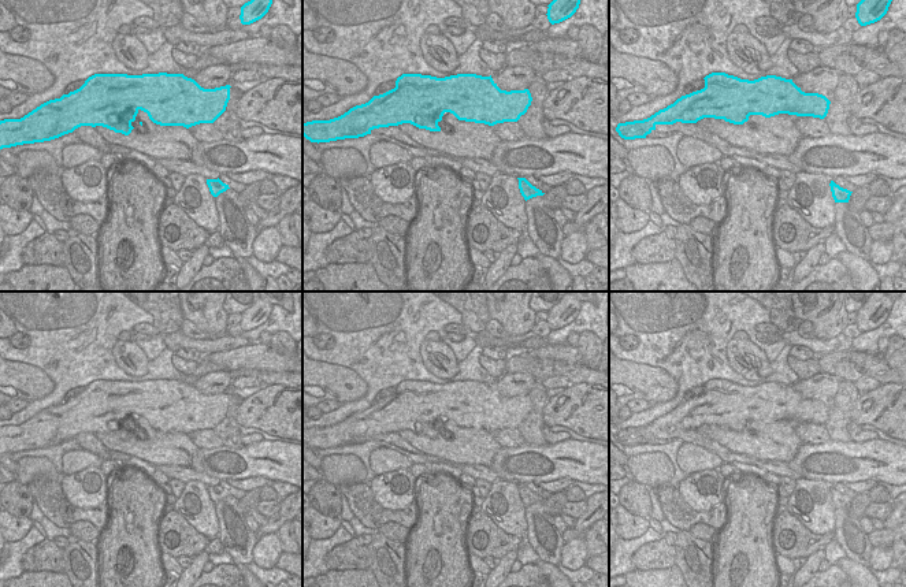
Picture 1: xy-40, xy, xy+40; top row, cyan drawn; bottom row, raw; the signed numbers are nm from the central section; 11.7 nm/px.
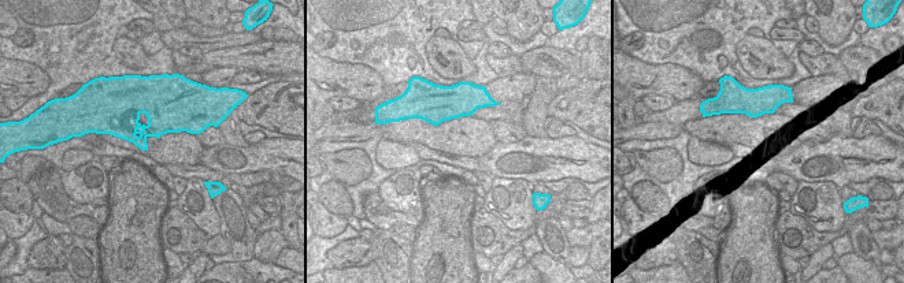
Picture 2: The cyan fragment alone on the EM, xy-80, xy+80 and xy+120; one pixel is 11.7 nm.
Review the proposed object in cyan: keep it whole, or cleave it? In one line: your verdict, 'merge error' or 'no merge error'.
no merge error

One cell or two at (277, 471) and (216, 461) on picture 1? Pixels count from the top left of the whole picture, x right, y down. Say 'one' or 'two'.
one

